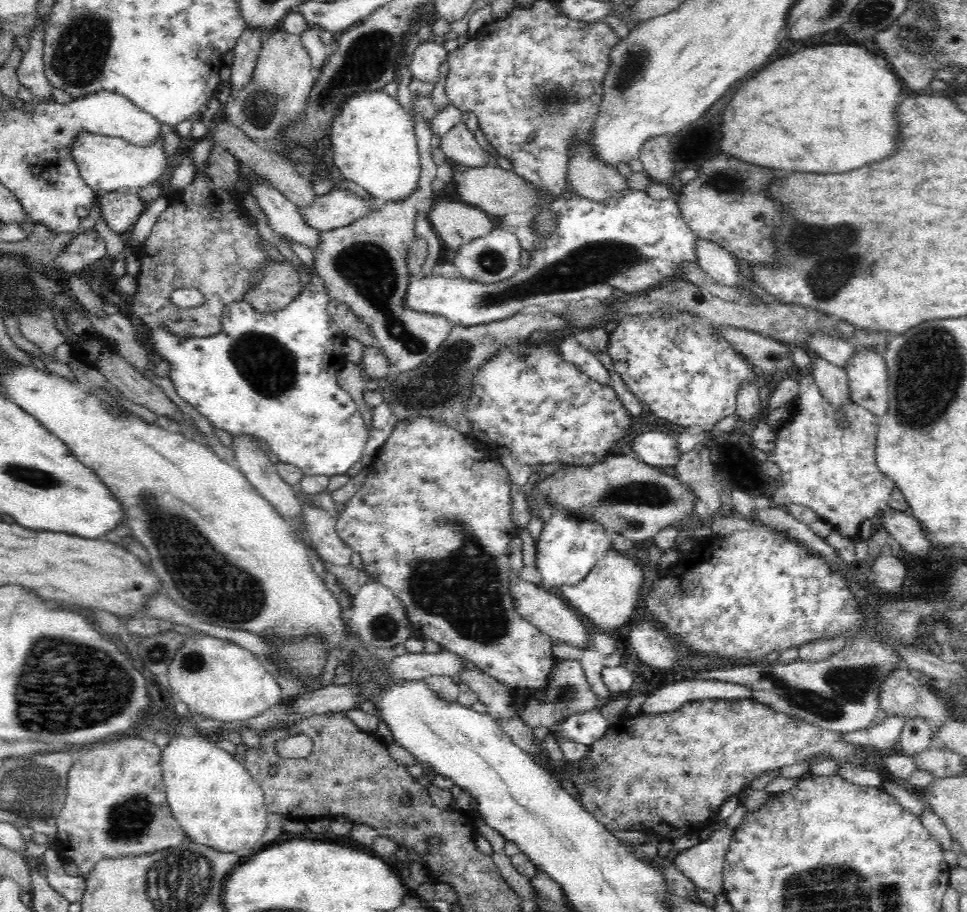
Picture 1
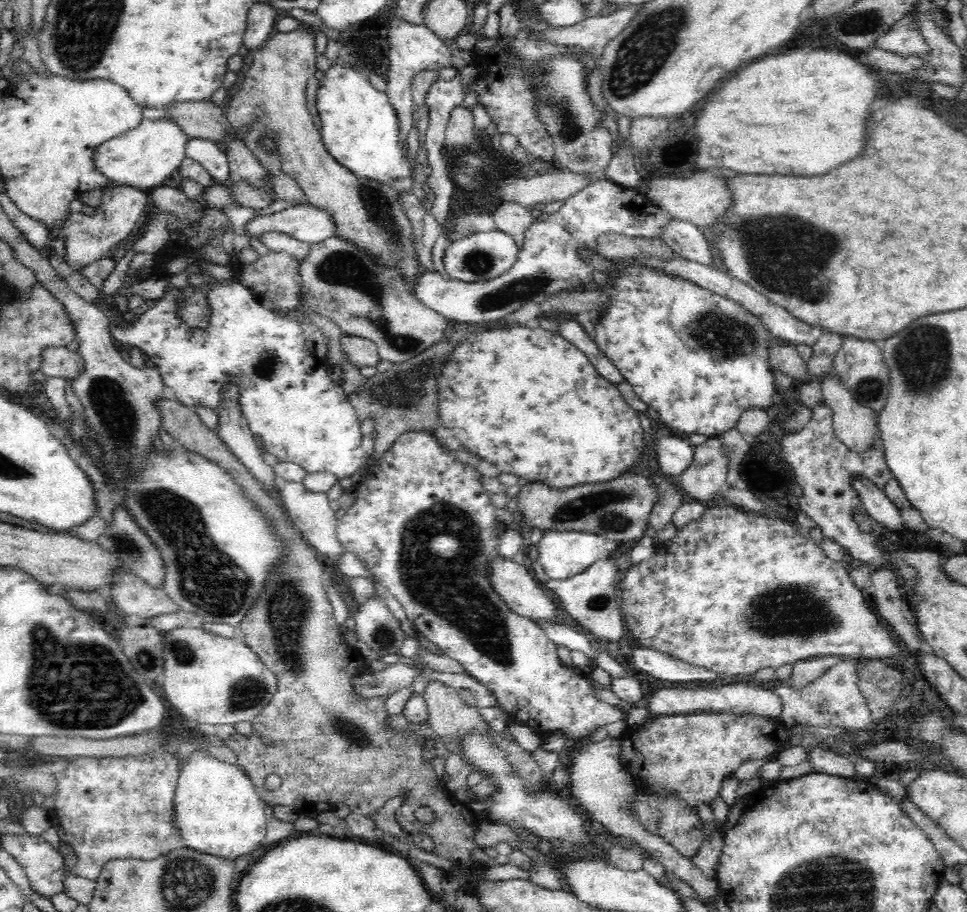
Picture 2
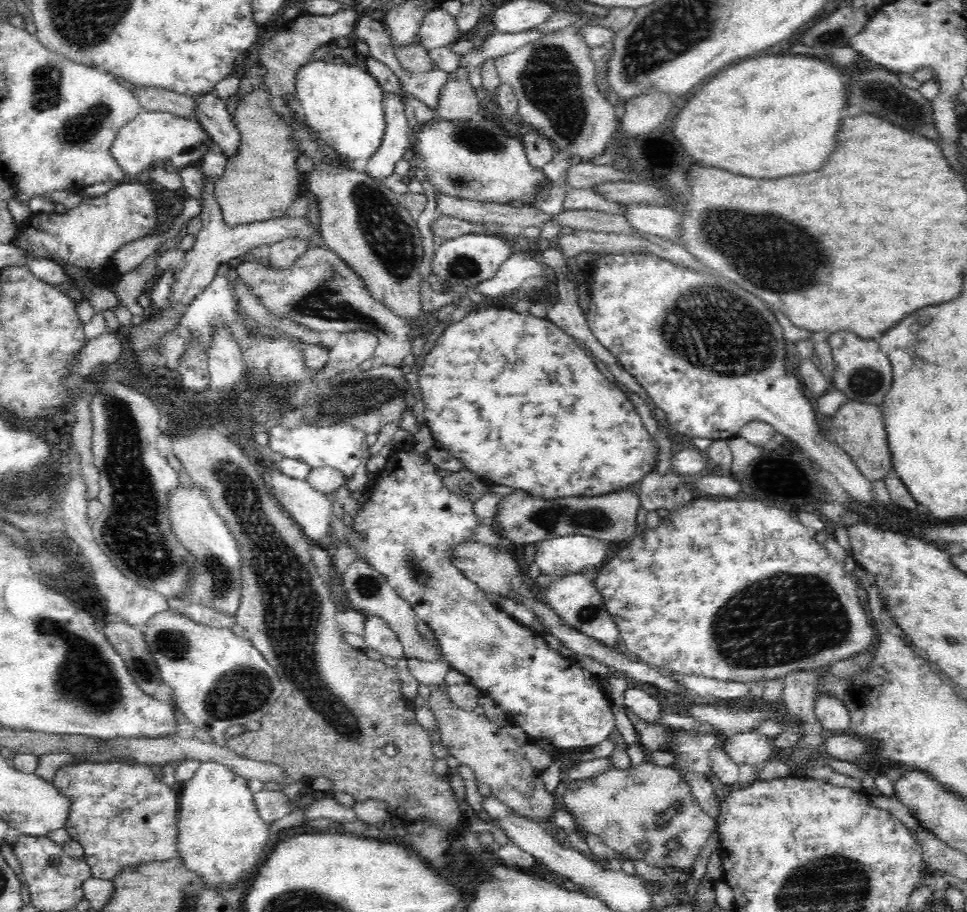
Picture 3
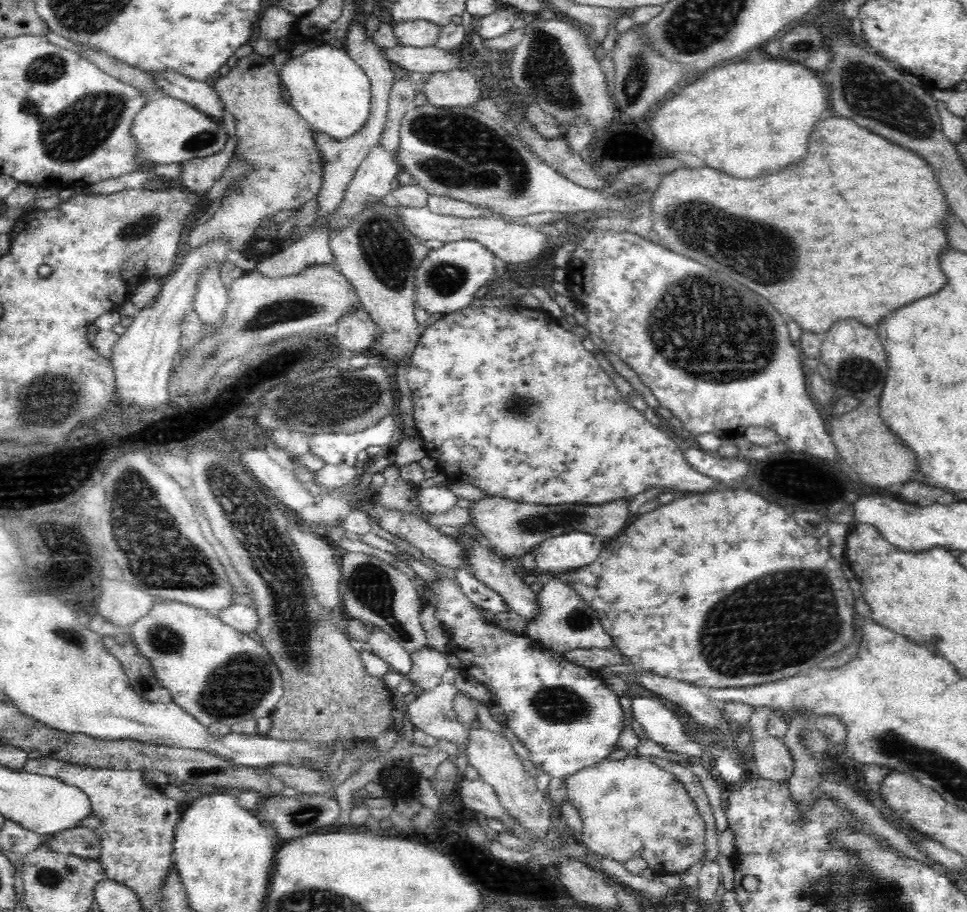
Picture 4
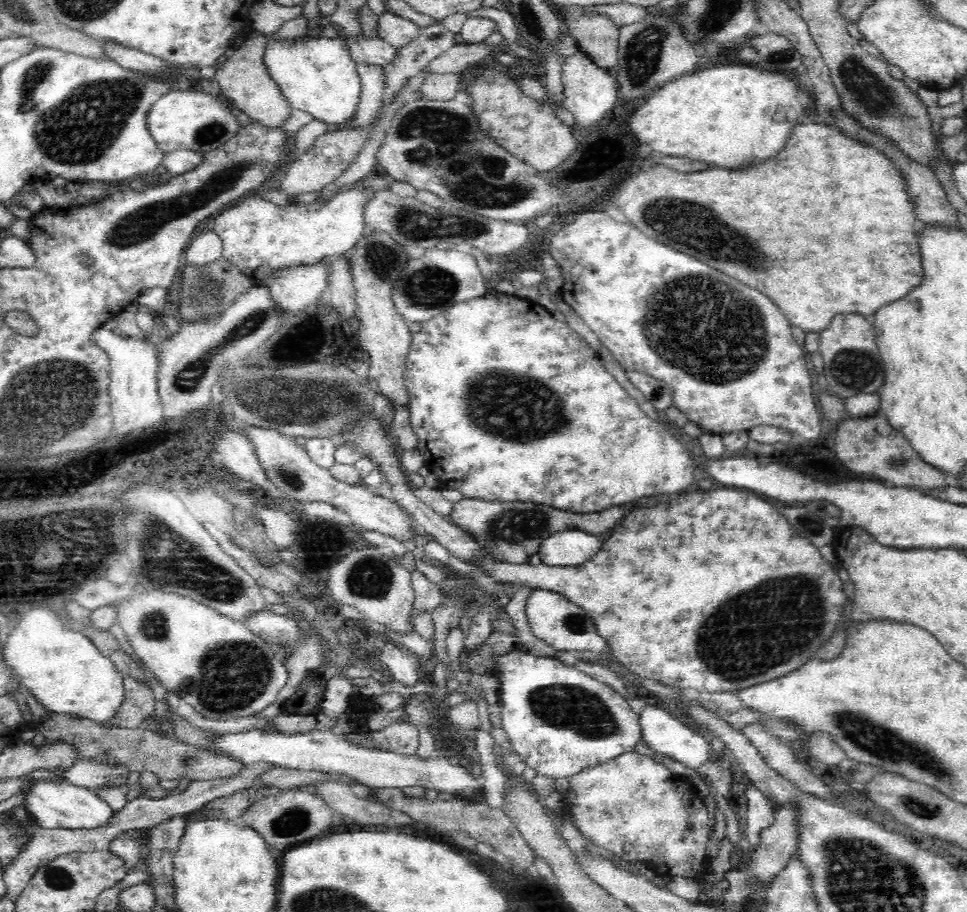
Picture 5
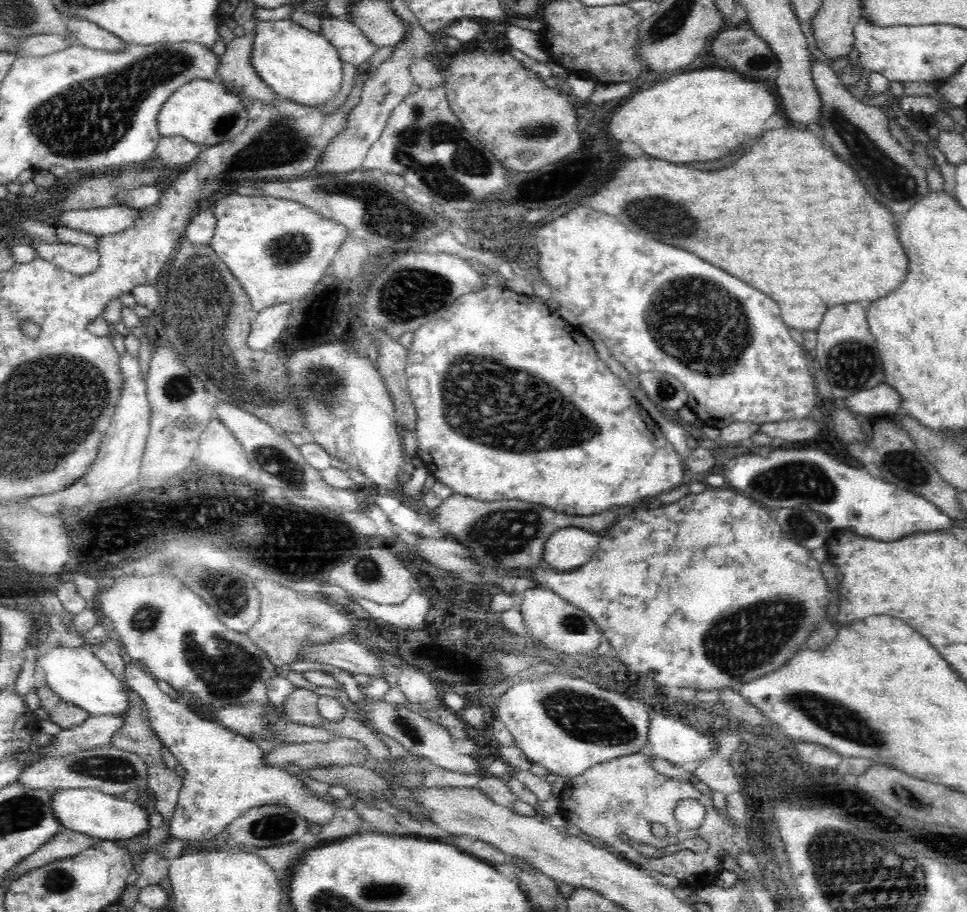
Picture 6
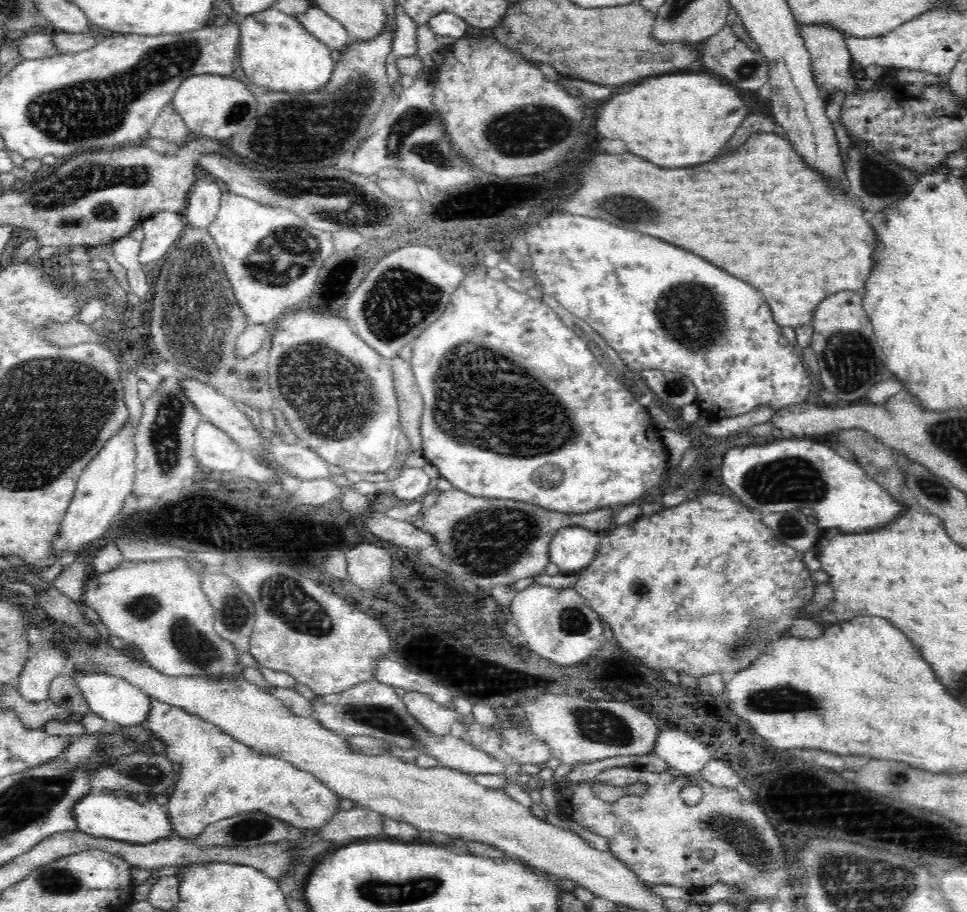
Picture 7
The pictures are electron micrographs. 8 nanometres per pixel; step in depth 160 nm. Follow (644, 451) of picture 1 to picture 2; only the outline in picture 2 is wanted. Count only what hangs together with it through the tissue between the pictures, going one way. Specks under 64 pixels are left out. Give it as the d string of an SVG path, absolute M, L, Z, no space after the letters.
M658 436L655 438L653 454L663 473L679 476L690 466L694 451L688 440L680 440L672 436Z

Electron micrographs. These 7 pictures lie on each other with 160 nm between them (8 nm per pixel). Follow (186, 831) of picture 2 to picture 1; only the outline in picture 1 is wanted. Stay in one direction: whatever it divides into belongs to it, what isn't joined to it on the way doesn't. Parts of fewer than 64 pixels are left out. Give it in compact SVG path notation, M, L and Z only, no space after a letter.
M190 732L174 733L161 752L160 766L169 807L190 840L220 852L236 852L264 836L268 812L263 790L246 765L216 742Z

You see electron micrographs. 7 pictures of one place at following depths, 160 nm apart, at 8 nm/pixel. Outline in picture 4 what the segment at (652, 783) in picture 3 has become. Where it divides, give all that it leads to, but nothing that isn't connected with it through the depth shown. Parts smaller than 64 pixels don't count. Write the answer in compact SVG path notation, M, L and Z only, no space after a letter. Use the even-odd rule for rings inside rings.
M621 754L613 758L606 758L594 766L583 768L576 772L576 774L573 774L573 776L566 778L565 782L567 785L567 801L570 802L572 806L575 806L583 821L581 844L584 844L584 847L588 848L588 850L621 863L625 863L631 858L640 856L640 858L644 858L649 868L652 868L652 870L660 870L660 872L656 872L656 874L660 874L660 876L673 872L684 872L687 868L690 868L692 864L701 862L700 859L705 853L704 836L706 836L706 823L698 814L698 809L692 796L688 795L688 791L684 789L685 785L680 783L672 773L658 767L654 762L648 761L643 756L629 757L627 754ZM681 842L688 842L689 845L686 848L682 848L680 847Z

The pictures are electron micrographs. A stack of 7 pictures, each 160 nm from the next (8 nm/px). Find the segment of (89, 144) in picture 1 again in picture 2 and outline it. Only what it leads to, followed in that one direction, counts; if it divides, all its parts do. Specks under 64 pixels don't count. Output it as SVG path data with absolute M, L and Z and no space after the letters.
M144 118L138 128L124 132L100 144L94 154L94 168L110 182L110 186L132 186L151 190L160 187L186 157L189 136L170 118Z

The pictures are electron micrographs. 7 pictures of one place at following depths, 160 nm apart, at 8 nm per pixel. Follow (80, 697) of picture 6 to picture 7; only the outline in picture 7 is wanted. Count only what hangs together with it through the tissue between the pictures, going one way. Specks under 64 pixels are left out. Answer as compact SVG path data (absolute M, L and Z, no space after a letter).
M80 669L72 670L71 677L73 684L80 689L87 700L90 711L104 718L108 724L129 727L146 722L152 697L126 679L106 675L106 673L96 673L96 671L80 671Z

